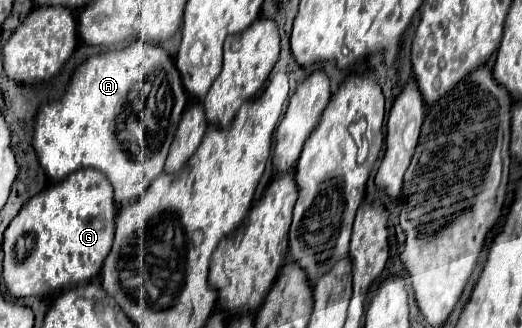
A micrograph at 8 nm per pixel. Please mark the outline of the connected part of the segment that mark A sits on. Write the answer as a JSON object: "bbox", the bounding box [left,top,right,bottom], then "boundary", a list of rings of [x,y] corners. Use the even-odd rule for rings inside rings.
{"bbox":[35,43,187,205],"boundary":[[[131,43],[125,49],[89,57],[73,73],[73,79],[61,101],[43,105],[39,109],[39,117],[35,119],[35,151],[39,153],[39,161],[47,175],[55,181],[61,181],[73,171],[85,167],[103,171],[115,189],[115,203],[129,205],[143,195],[143,191],[151,185],[151,181],[159,173],[163,173],[165,157],[185,105],[187,93],[181,83],[181,75],[173,65],[173,59],[167,55],[167,51],[149,43]],[[135,85],[137,85],[137,113],[131,113],[131,129],[117,129],[115,121],[129,107],[131,91]]]}

